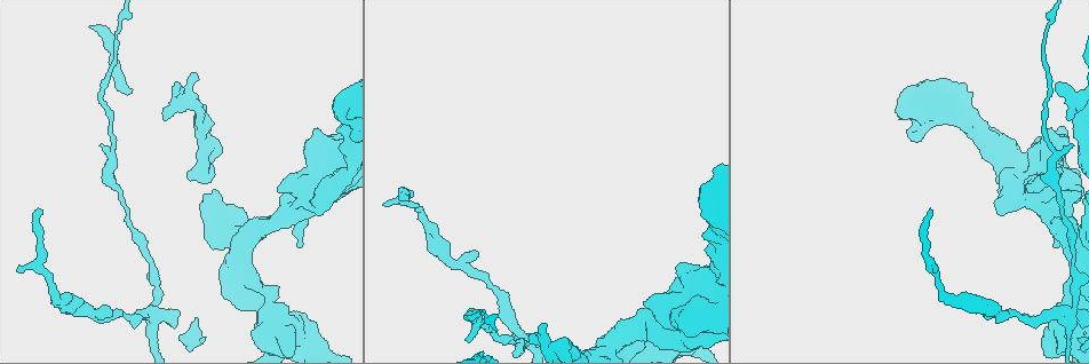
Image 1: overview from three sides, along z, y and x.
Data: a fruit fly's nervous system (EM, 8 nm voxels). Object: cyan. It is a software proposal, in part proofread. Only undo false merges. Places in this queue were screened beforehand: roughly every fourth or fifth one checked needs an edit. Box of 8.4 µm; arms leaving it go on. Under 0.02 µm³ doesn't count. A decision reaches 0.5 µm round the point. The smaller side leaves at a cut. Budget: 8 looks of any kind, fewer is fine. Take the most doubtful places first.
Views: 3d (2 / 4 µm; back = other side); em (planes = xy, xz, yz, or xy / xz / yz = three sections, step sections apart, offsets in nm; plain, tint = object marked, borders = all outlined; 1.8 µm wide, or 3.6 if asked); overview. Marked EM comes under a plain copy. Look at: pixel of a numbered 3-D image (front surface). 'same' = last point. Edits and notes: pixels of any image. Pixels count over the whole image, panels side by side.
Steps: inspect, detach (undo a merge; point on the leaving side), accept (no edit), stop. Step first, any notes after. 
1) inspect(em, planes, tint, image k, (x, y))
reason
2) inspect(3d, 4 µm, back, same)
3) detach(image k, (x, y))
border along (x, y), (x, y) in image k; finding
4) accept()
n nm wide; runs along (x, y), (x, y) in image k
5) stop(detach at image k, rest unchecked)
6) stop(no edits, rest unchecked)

inspect(3d, 2 µm, back, image 1, (158, 312))
thick turns thin

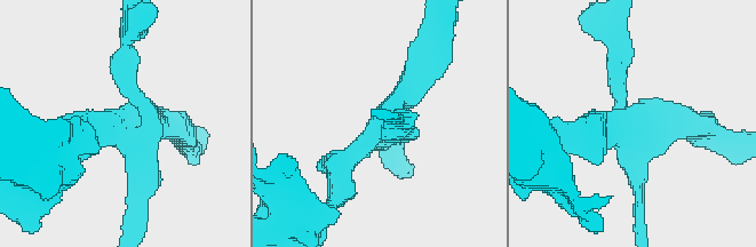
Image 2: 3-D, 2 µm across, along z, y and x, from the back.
inspect(em, 3.6 µm, planes, tint, image 2, (633, 119))

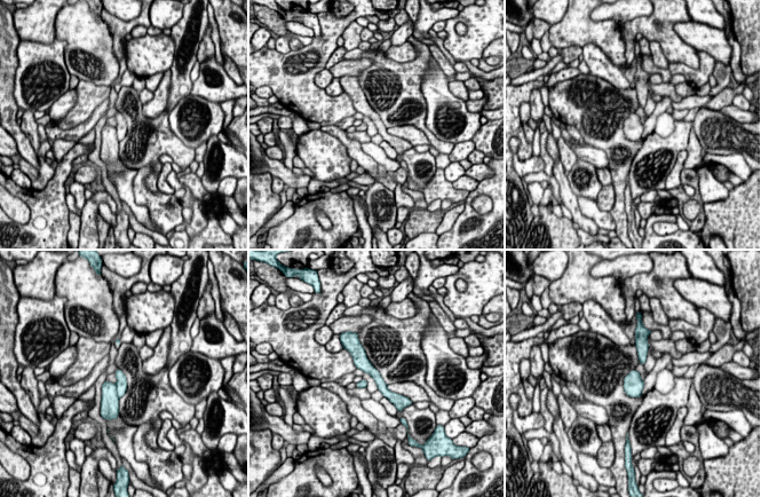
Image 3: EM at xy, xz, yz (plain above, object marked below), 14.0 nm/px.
detach(image 3, (109, 401))
160 nm wide; a second neuron is stuck on

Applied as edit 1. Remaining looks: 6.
inspect(3d, 4 µm, image 1, (1073, 345))

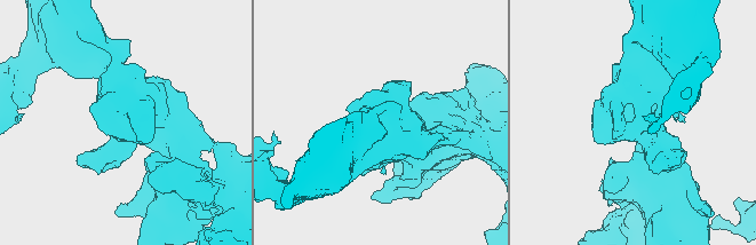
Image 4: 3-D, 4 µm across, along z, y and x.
inspect(em, 3.6 µm, planes, tint, image 4, (635, 123))
shape alone is not enough

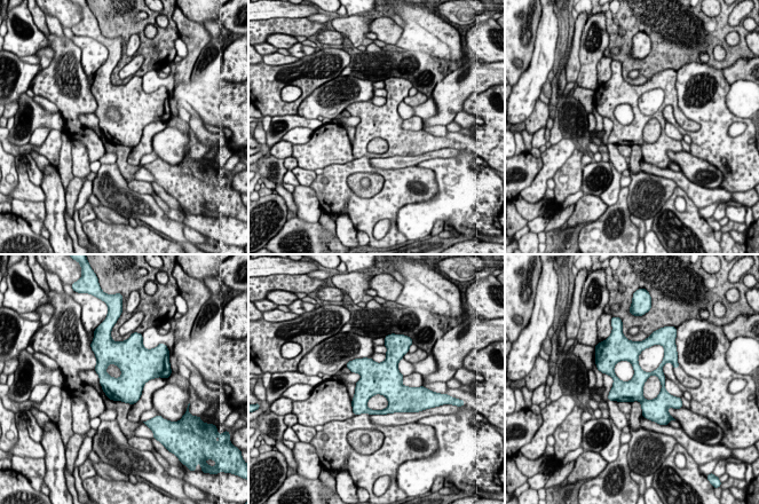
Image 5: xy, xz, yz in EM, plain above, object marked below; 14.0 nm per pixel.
accept()
runs along (632, 349), (638, 395), (646, 412) in image 5; continuous, no second neuron

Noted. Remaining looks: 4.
inspect(3d, 4 µm, image 1, (286, 212))
thick turns thin

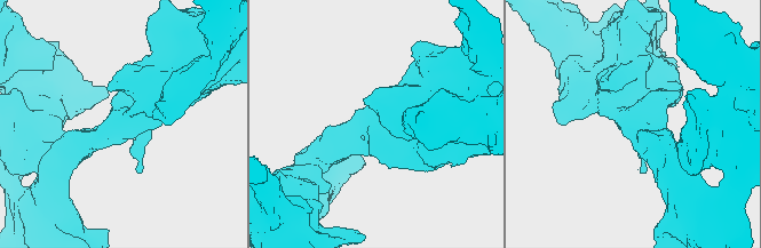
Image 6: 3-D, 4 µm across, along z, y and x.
inspect(em, planes, tint, image 6, (376, 124))

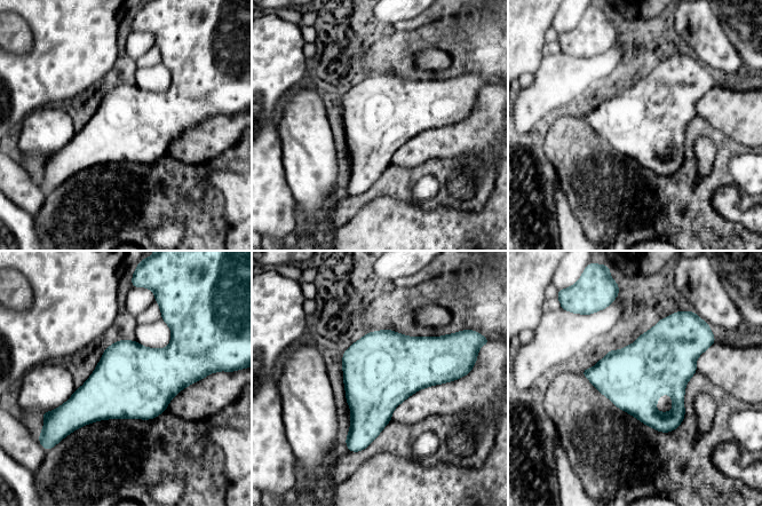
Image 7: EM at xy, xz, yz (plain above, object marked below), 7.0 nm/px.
accept()
one neuron here

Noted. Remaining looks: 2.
stop(detach at image 3, rest unchecked)

